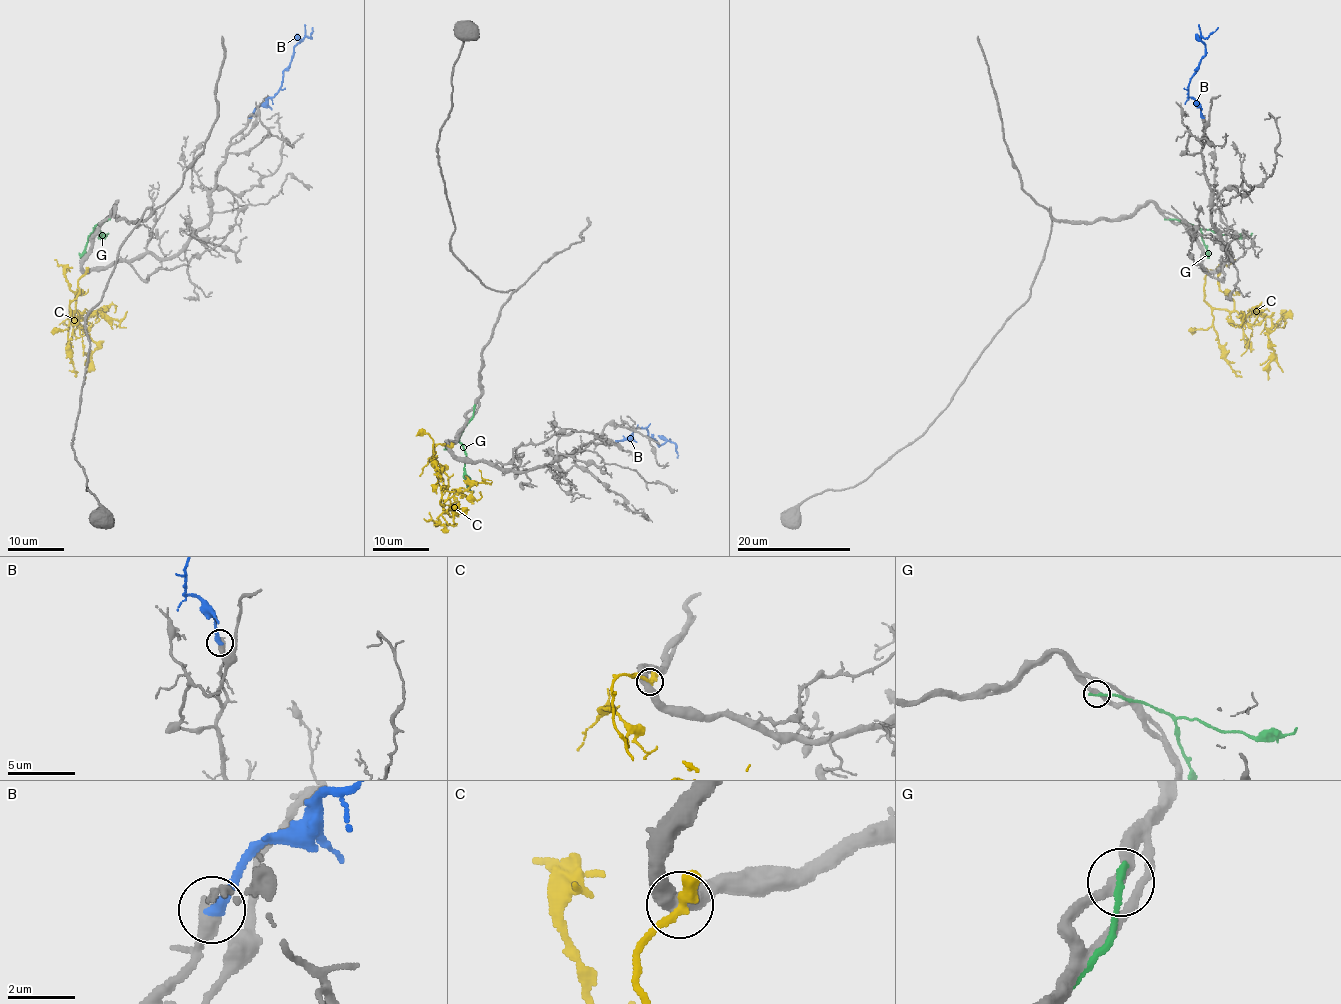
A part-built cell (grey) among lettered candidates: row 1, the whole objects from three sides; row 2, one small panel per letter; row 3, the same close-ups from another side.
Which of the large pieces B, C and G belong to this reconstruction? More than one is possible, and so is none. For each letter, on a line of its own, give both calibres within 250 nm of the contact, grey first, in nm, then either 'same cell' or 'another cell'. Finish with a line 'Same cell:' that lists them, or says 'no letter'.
B: calibres 340 and 340 nm; same cell
C: calibres 480 and 320 nm; another cell
G: calibres 320 and 240 nm; another cell
Same cell: B

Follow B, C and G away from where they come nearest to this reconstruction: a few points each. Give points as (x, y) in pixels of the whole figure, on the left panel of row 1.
B: (249, 117), (280, 87), (283, 72), (294, 55), (294, 47), (304, 38), (310, 38), (311, 28)
C: (84, 273), (69, 303), (77, 324), (77, 317), (97, 347), (84, 379)
G: (109, 219), (100, 222), (94, 229), (100, 230), (100, 236), (109, 233)

